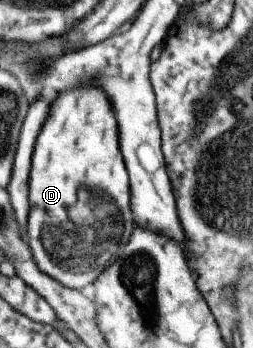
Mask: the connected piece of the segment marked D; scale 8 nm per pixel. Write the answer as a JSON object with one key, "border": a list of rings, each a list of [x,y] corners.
{"border":[[[100,88],[62,91],[37,140],[29,182],[29,219],[26,239],[40,270],[64,286],[81,291],[122,258],[136,228],[129,169],[121,149],[121,137],[114,107]]]}

